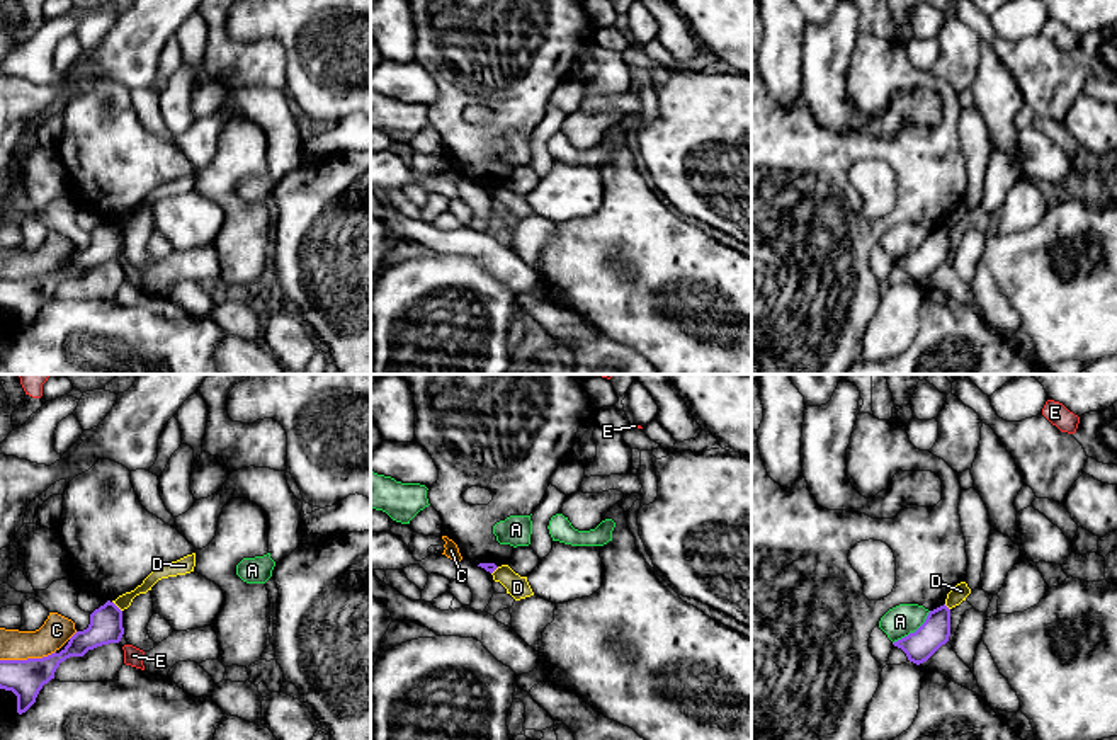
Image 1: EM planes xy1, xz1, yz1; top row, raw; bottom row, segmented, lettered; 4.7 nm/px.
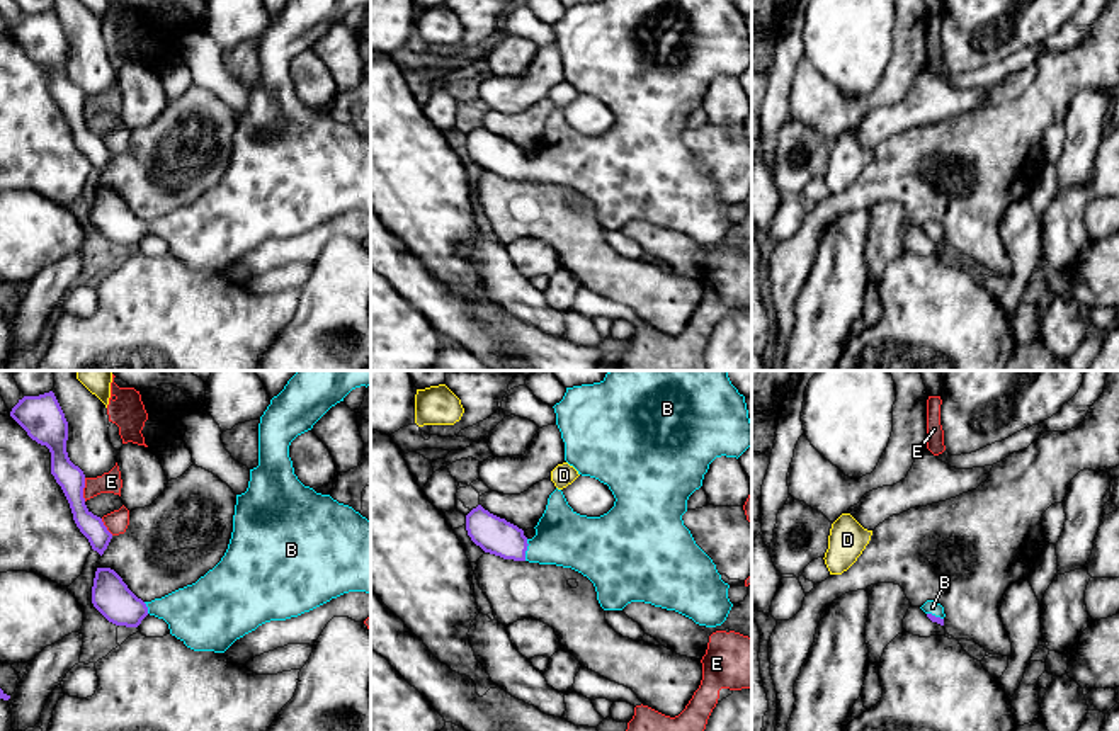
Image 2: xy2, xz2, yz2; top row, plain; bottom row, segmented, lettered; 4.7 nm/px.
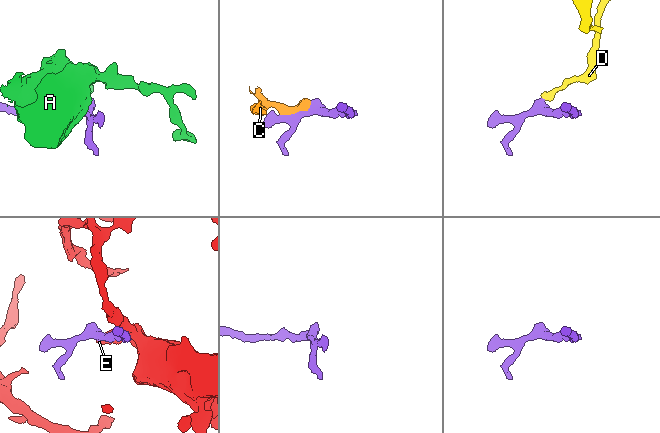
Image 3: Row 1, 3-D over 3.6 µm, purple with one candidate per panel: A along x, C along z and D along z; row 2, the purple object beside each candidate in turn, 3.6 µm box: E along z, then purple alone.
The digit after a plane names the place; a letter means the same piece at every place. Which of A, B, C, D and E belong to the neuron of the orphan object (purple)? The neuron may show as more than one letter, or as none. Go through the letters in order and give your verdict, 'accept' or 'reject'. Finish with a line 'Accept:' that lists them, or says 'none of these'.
A: reject
B: accept
C: reject
D: reject
E: reject
Accept: B

